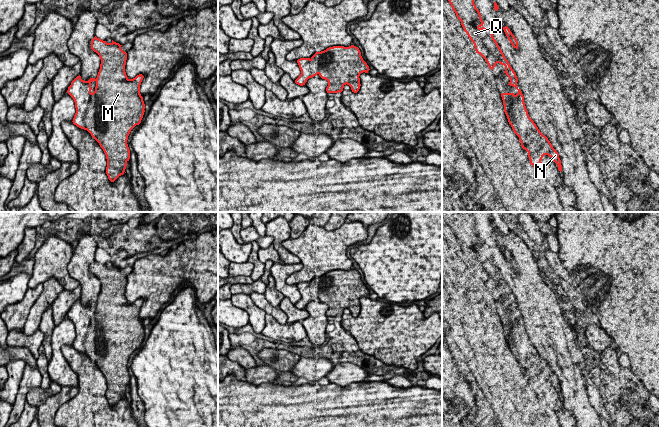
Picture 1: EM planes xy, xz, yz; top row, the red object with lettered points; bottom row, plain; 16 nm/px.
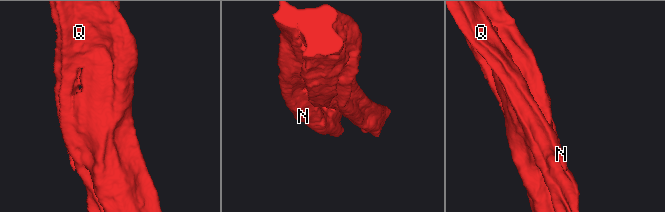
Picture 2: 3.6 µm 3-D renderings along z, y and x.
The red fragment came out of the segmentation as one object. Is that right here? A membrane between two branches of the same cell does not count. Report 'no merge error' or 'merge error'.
merge error

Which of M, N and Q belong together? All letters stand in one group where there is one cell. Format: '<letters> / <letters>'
M / N Q

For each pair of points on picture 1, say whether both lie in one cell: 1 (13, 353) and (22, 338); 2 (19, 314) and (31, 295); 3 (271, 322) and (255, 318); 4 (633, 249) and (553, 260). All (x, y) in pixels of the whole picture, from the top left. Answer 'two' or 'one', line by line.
1: two
2: one
3: two
4: two

